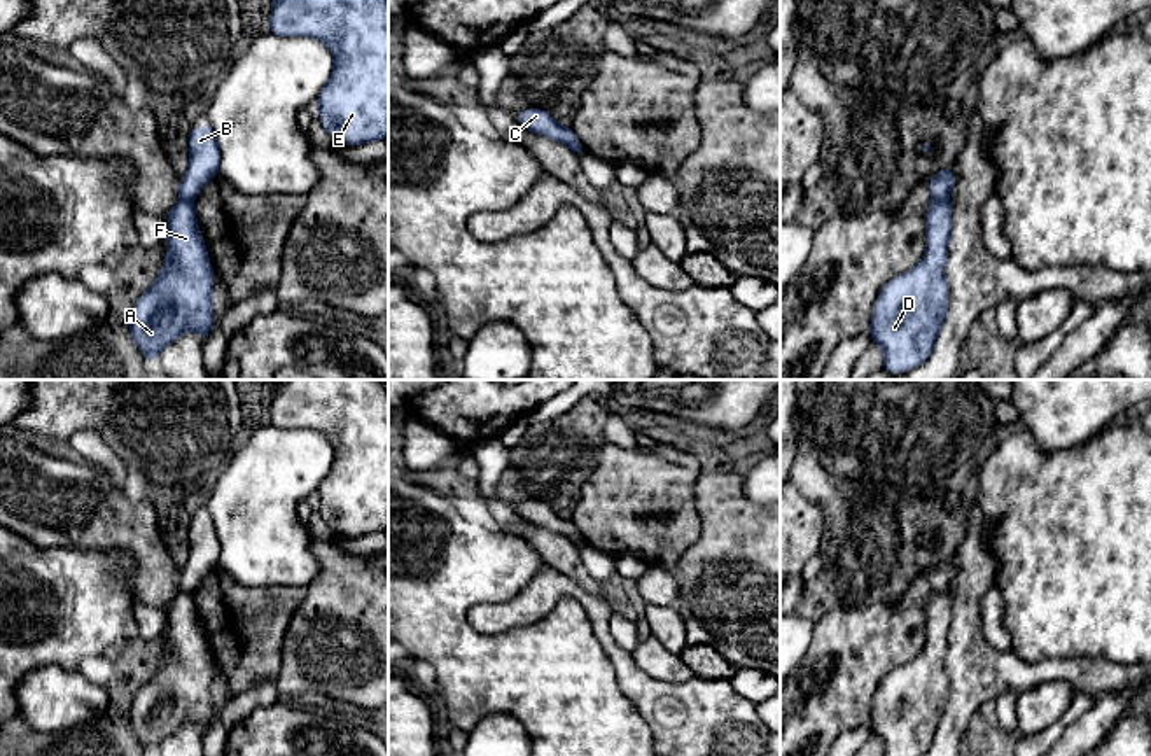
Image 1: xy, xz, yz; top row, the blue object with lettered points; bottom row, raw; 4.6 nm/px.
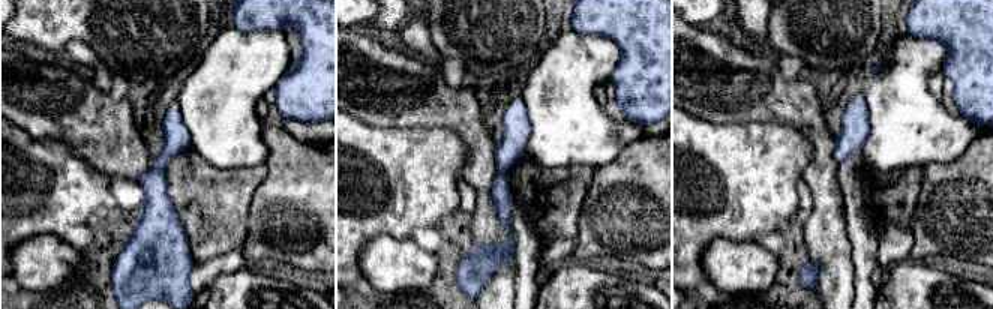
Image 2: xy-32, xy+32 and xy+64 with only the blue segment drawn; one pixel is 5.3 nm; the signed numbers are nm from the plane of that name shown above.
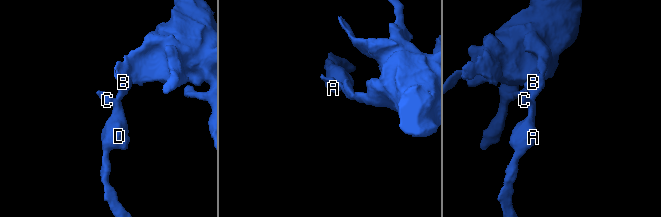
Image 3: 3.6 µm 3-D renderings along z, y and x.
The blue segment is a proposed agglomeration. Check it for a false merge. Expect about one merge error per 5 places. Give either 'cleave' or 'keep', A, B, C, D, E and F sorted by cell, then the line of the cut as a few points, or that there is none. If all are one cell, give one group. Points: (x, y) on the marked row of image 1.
cleave | A C D F / B E | xy (181, 198), (191, 202)

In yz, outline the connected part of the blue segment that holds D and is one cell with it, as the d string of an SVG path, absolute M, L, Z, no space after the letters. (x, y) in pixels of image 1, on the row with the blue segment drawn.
M934 200L927 206L925 254L910 271L887 282L875 303L869 331L883 350L883 369L910 371L931 355L948 312L945 262L952 210Z

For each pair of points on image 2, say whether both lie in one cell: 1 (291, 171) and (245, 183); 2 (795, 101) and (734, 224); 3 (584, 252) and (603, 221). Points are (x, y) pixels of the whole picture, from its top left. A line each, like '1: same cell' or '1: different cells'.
1: different cells
2: different cells
3: same cell

